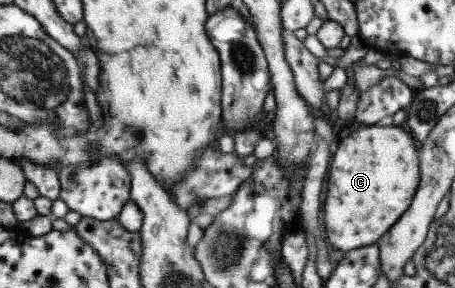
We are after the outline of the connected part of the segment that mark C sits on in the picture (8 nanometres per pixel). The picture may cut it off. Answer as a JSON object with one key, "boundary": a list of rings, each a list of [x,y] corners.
{"boundary":[[[387,121],[359,129],[339,145],[325,201],[327,237],[334,249],[350,252],[377,243],[409,209],[422,178],[418,141],[413,132]]]}

